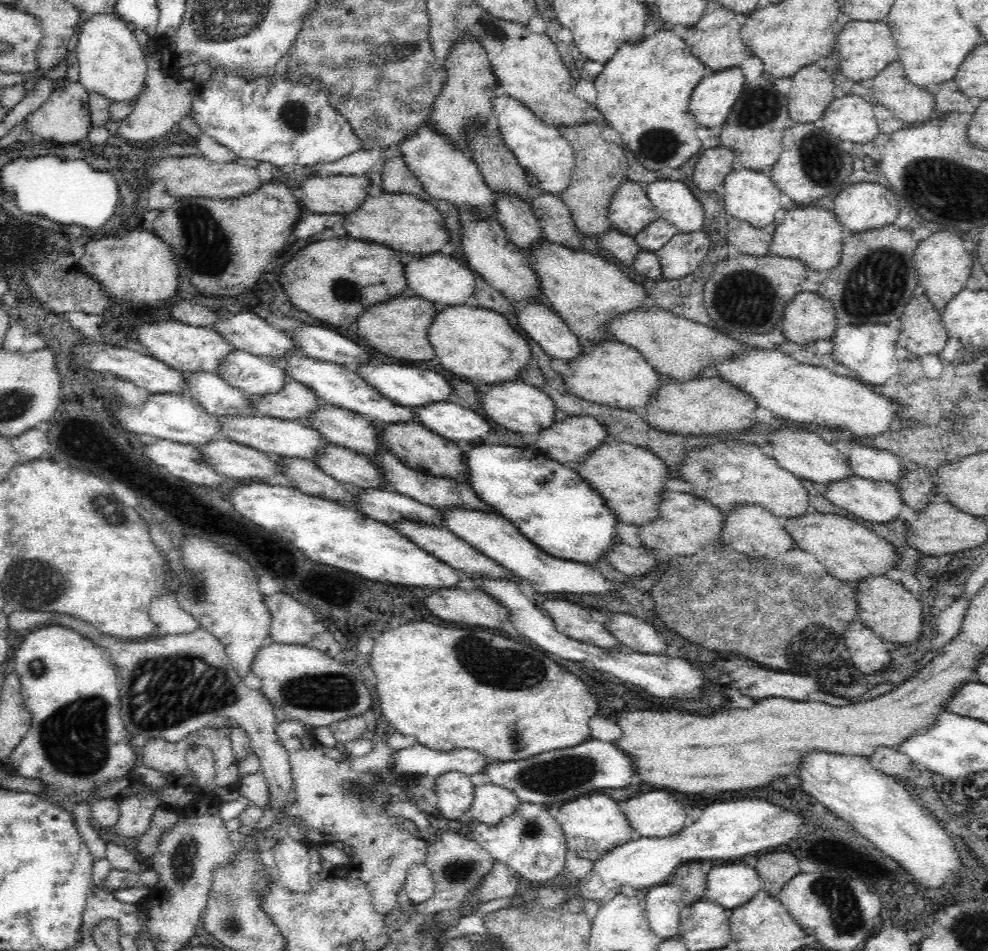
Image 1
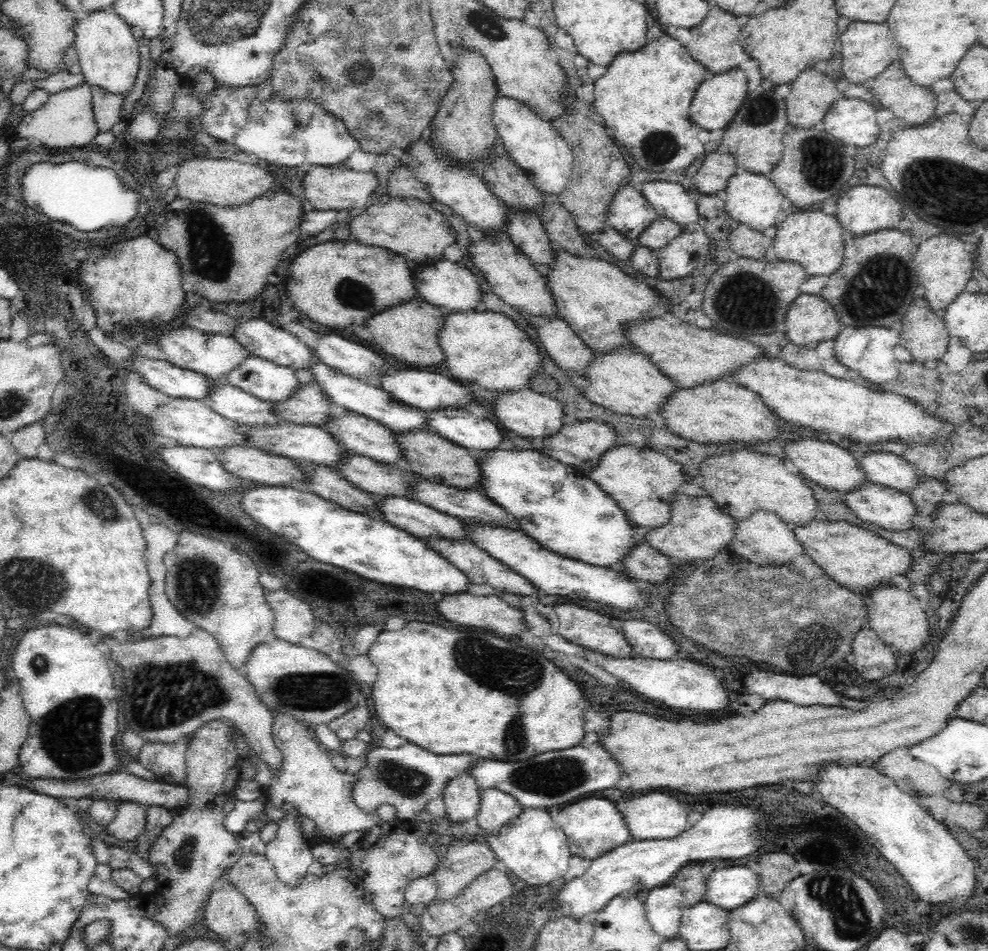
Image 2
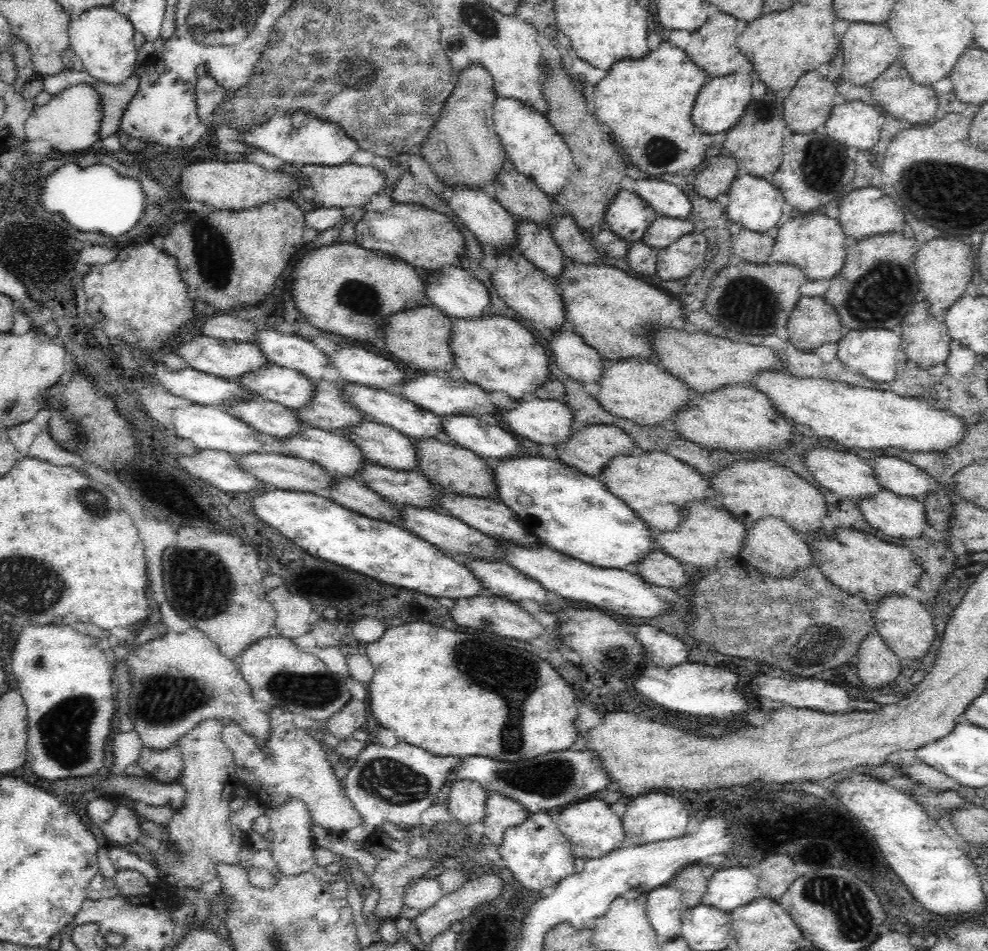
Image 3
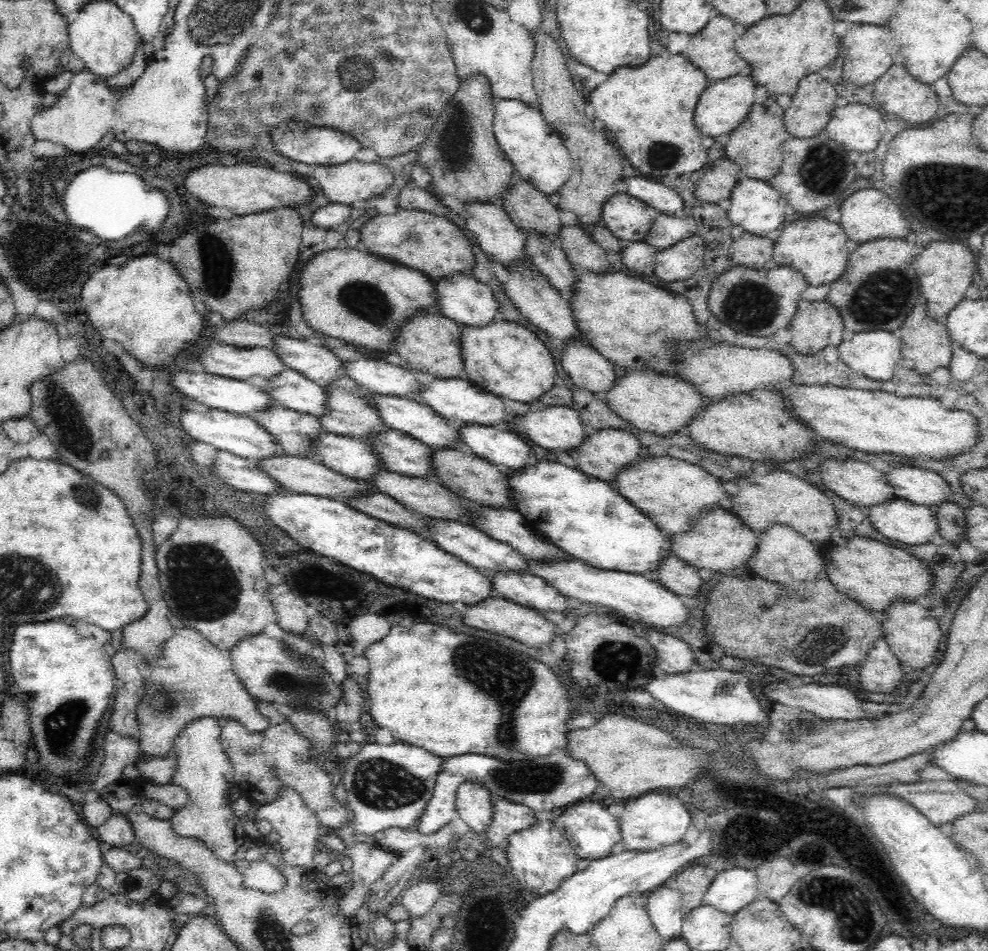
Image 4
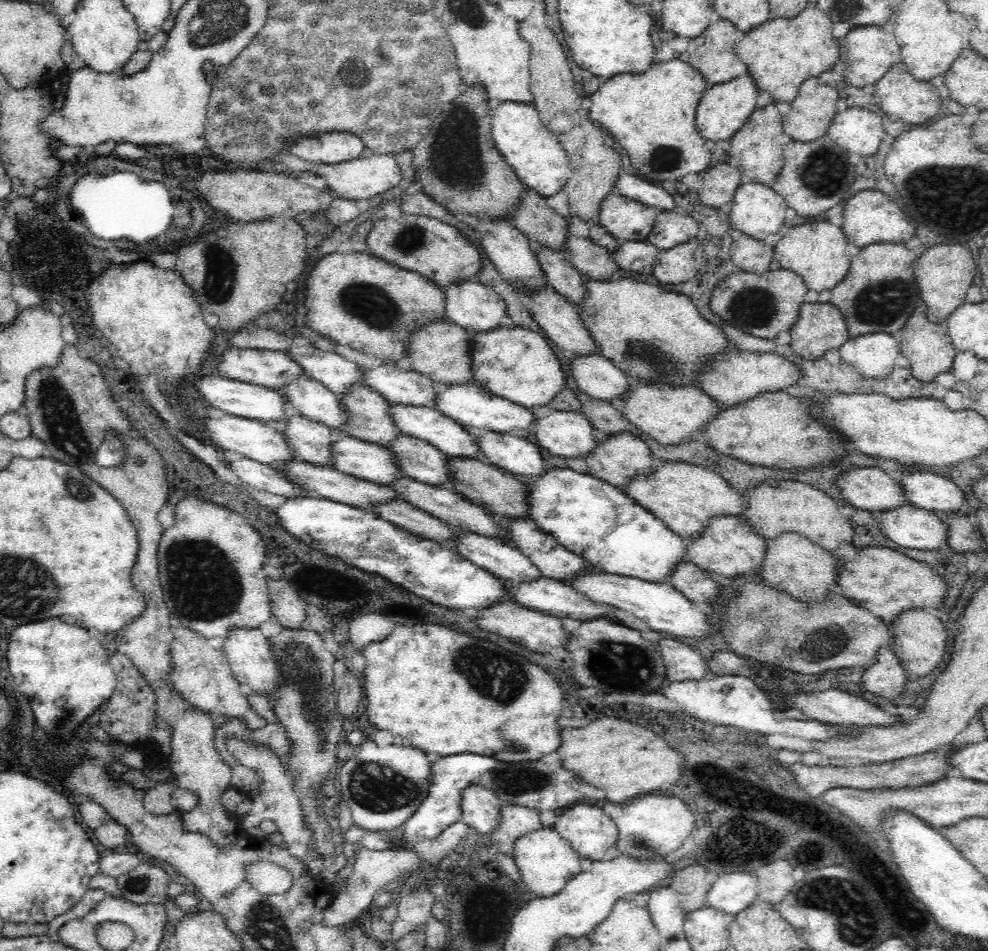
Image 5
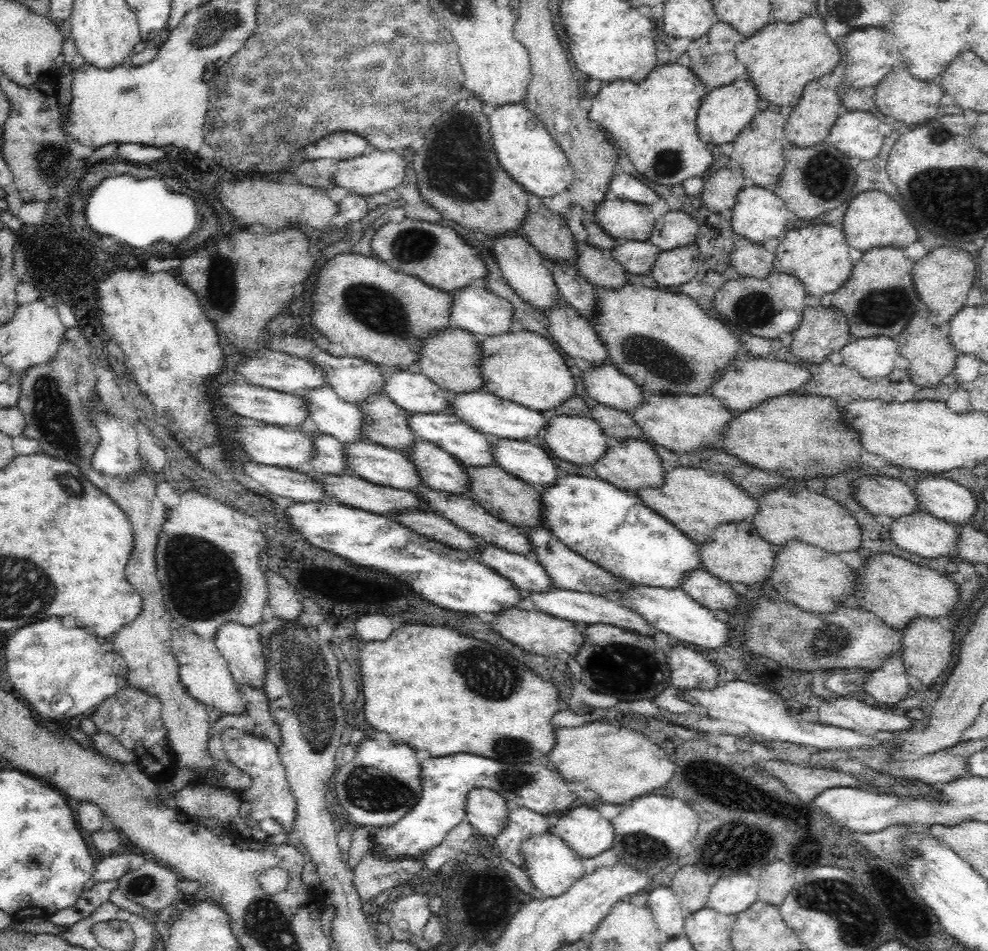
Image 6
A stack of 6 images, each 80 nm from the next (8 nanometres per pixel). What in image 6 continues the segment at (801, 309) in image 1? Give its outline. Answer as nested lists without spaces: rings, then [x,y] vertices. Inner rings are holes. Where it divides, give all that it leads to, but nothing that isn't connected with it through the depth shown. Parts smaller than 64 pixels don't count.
[[[821,305],[805,308],[800,326],[791,335],[791,353],[798,360],[817,365],[852,341],[844,314],[833,307]]]

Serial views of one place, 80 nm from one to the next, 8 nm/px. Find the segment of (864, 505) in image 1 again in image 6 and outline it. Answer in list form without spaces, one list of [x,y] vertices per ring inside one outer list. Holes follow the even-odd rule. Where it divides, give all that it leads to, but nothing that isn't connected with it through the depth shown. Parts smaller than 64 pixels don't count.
[[[920,510],[909,514],[906,518],[896,519],[892,522],[892,528],[888,533],[900,548],[922,556],[922,558],[934,558],[936,560],[955,555],[955,548],[957,548],[959,541],[959,533],[956,531],[956,527],[956,525],[935,518],[925,510]]]

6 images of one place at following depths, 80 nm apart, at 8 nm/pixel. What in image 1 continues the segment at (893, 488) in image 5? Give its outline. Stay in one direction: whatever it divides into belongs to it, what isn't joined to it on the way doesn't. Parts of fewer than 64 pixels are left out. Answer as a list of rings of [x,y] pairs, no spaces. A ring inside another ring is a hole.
[[[788,427],[777,430],[772,434],[766,451],[784,470],[800,479],[812,480],[819,487],[828,483],[841,483],[855,475],[848,464],[846,451],[837,443],[827,443],[816,433],[794,431]]]

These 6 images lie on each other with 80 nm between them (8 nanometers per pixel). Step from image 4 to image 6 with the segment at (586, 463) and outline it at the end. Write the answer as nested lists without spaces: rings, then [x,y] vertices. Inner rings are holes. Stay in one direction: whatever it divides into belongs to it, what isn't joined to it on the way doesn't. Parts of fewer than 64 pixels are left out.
[[[626,439],[618,447],[608,447],[607,453],[604,453],[600,462],[596,463],[593,468],[600,479],[611,482],[622,490],[634,492],[634,494],[648,487],[660,489],[665,481],[662,459],[654,450],[654,444],[636,439]]]

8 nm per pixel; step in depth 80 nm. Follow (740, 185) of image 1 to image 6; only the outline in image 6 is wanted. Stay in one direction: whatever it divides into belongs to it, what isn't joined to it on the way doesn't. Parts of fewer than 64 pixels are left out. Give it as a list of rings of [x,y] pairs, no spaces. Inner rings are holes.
[[[744,187],[737,196],[732,211],[731,228],[736,235],[757,245],[764,246],[769,240],[781,239],[783,237],[791,218],[789,210],[785,207],[784,201],[770,188]]]

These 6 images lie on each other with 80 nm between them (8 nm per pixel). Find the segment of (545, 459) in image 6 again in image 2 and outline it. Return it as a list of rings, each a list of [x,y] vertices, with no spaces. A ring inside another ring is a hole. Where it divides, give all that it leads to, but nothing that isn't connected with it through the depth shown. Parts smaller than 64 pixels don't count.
[[[444,409],[429,412],[429,426],[437,430],[441,437],[468,450],[495,451],[500,449],[499,447],[506,440],[501,428],[496,427],[494,422],[489,419],[482,420],[466,409]]]

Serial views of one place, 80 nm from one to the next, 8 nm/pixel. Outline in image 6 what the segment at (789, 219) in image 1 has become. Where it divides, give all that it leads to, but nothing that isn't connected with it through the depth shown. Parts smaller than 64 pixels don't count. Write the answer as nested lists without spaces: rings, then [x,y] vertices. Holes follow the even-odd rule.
[[[823,223],[785,232],[775,256],[774,270],[800,280],[804,285],[805,293],[814,298],[824,298],[825,294],[834,294],[844,286],[855,265],[849,256],[849,247],[843,231]]]

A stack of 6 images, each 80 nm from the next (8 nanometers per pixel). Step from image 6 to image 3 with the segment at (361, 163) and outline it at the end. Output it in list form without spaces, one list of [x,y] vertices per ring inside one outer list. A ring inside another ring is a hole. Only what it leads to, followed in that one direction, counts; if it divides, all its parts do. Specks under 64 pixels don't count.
[[[353,162],[344,163],[338,166],[316,166],[301,165],[302,174],[310,178],[310,187],[316,190],[315,200],[320,200],[320,206],[348,208],[355,206],[357,208],[368,204],[370,196],[383,191],[386,179],[374,164],[370,166],[360,166]]]

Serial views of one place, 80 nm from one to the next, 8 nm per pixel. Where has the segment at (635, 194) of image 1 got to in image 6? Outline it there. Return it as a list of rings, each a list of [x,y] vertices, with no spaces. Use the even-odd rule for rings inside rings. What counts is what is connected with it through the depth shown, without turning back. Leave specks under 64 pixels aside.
[[[629,200],[602,201],[593,212],[594,222],[617,243],[624,240],[646,242],[655,227],[649,205]]]

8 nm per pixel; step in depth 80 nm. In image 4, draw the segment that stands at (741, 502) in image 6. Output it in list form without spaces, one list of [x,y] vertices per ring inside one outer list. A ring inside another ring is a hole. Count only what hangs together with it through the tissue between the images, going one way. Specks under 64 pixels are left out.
[[[646,458],[640,466],[630,465],[622,469],[612,485],[636,508],[643,511],[659,529],[670,535],[688,532],[699,521],[699,516],[714,507],[730,508],[732,496],[722,487],[722,482],[704,467],[680,459]]]

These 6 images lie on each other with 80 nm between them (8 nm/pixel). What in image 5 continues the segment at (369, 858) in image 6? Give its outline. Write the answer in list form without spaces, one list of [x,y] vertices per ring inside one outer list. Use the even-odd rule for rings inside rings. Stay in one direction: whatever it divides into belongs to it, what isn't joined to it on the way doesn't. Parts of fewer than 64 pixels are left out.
[[[368,847],[361,849],[357,852],[354,870],[348,877],[347,887],[338,893],[330,906],[322,912],[322,923],[326,927],[338,927],[340,924],[346,924],[352,918],[360,916],[365,909],[371,906],[373,899],[380,892],[380,888],[414,873],[416,868],[419,868],[420,859],[415,852],[406,849],[396,851],[392,849],[371,851]]]

